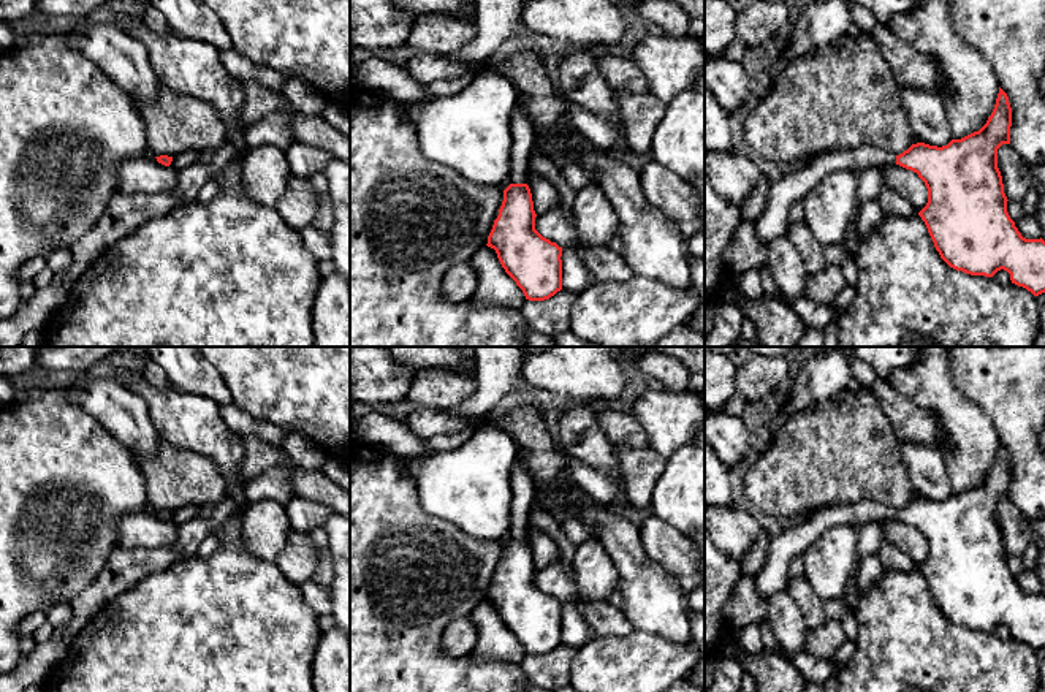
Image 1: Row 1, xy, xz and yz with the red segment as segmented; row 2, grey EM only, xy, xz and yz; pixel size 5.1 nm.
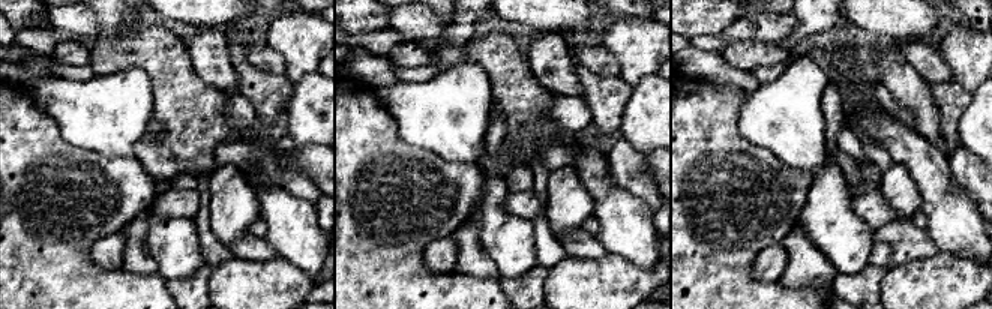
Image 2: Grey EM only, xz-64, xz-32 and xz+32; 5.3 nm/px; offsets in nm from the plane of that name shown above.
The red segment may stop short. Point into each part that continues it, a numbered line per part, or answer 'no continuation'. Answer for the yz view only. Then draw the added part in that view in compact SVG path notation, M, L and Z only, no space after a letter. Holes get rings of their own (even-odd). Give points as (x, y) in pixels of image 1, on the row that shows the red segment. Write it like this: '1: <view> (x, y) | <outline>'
1: yz (792, 187) | M858 146L855 149L822 154L800 171L785 174L773 184L766 207L754 223L760 239L770 244L774 236L785 234L792 204L803 200L831 171L849 169L861 173L884 165L896 165L896 155L872 146Z

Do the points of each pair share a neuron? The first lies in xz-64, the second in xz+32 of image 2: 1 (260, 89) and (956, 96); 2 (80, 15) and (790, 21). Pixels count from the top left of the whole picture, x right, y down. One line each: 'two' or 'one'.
1: one
2: one

